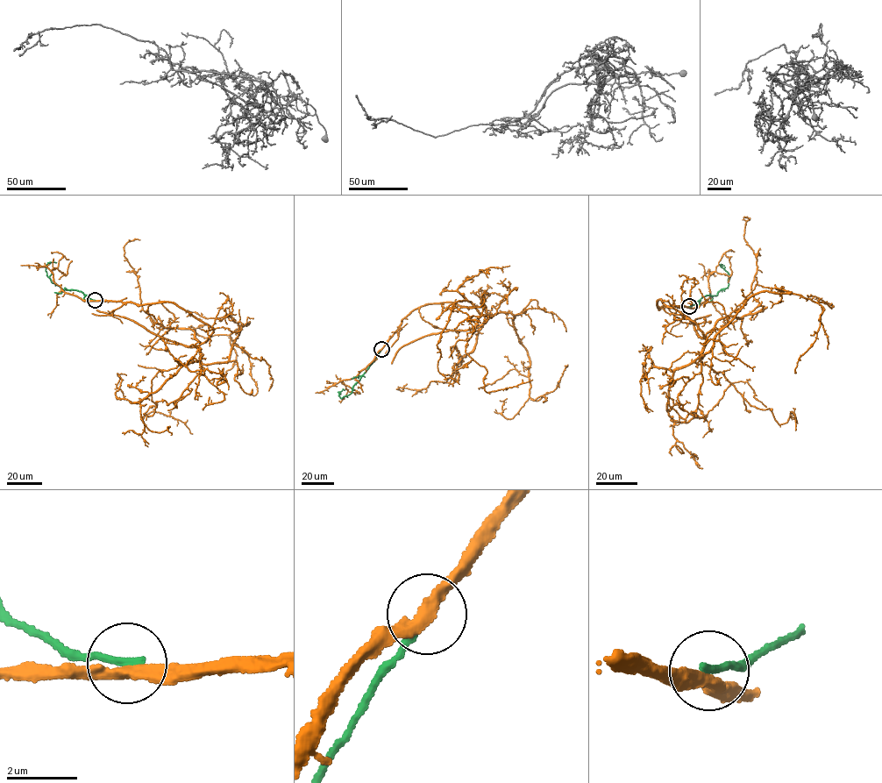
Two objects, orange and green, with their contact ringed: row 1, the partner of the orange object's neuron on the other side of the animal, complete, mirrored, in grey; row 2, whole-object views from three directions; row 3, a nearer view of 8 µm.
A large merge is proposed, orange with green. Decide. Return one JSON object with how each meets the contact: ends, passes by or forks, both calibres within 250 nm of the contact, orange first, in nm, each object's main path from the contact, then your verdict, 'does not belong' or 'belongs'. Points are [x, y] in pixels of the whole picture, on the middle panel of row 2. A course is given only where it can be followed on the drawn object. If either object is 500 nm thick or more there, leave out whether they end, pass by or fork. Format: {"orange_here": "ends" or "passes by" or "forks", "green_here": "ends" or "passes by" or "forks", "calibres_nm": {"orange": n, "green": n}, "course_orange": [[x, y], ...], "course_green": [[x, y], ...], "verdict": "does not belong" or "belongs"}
{"orange_here": "passes by", "green_here": "ends", "calibres_nm": {"orange": 320, "green": 240}, "course_orange": [[381, 349], [412, 311], [452, 302], [481, 306], [483, 323], [511, 313], [534, 400], [558, 386], [565, 366]], "course_green": [[381, 349], [353, 386], [352, 392], [341, 398], [338, 392], [344, 390]], "verdict": "does not belong"}

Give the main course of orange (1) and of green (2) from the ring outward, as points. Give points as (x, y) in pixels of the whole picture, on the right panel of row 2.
1: (689, 307), (657, 305), (696, 324), (707, 338), (700, 359), (759, 292), (811, 299), (824, 309), (794, 373)
2: (689, 307), (703, 296), (716, 295), (728, 287), (729, 274), (721, 264)

